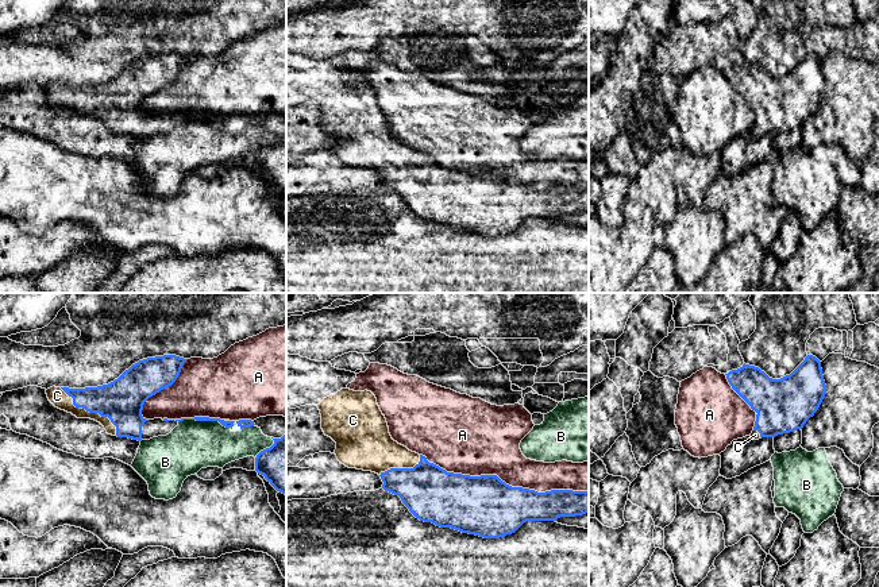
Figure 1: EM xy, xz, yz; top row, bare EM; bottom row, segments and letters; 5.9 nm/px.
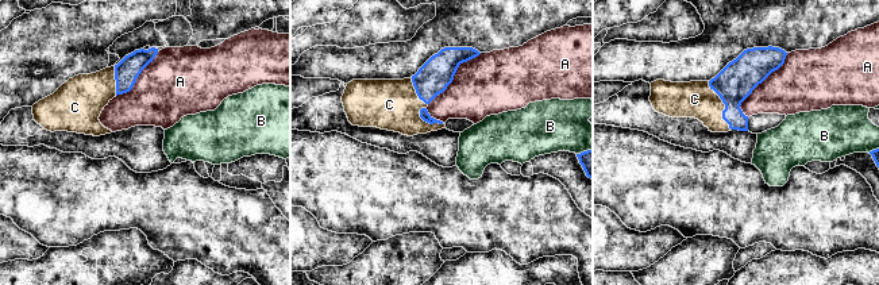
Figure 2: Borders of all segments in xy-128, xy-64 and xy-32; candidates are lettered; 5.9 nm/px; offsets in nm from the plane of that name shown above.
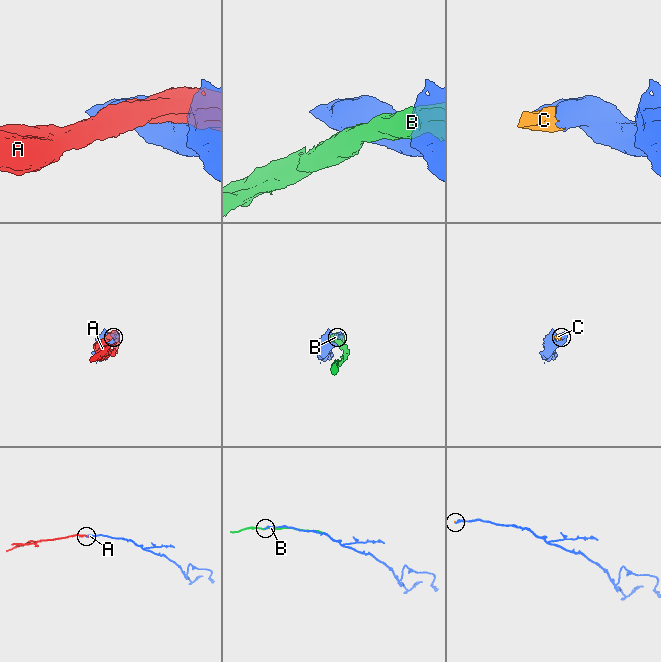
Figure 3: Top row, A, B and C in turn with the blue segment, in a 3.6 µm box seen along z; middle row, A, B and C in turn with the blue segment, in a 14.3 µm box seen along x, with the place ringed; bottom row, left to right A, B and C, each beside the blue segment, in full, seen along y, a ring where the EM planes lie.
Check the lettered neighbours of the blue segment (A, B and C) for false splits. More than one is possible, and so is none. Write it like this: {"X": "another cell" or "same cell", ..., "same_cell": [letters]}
{"A": "another cell", "B": "another cell", "C": "same cell", "same_cell": ["C"]}

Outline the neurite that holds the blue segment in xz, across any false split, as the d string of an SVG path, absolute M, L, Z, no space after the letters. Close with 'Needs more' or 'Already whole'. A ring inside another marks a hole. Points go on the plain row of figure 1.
M286 51L286 105L316 103L321 127L336 140L335 152L348 166L371 169L381 174L382 186L398 193L409 209L424 220L451 225L483 236L500 236L514 231L527 219L556 219L589 211L589 188L535 188L512 185L497 173L470 174L447 170L425 154L394 139L377 96L371 89L347 85L355 70L338 67L329 59L316 59Z. Needs more

